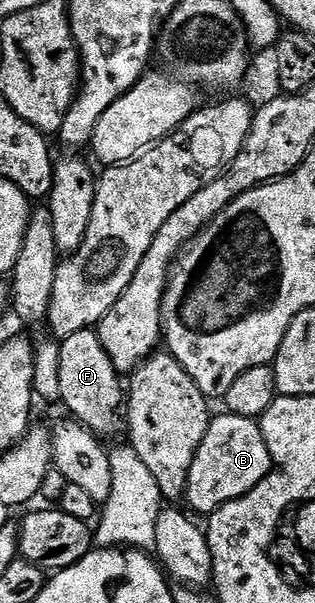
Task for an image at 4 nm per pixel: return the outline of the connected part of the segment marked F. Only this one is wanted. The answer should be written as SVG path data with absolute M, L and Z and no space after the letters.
M94 328L82 329L62 338L61 351L61 391L59 401L68 409L70 416L79 424L87 426L92 433L104 435L115 425L115 412L125 401L125 385L121 374L113 363Z

